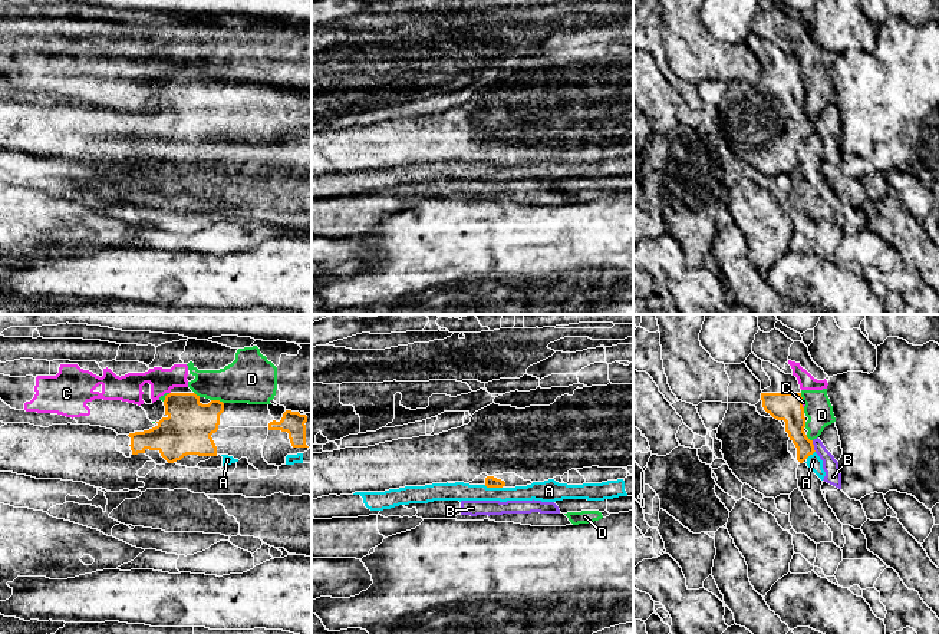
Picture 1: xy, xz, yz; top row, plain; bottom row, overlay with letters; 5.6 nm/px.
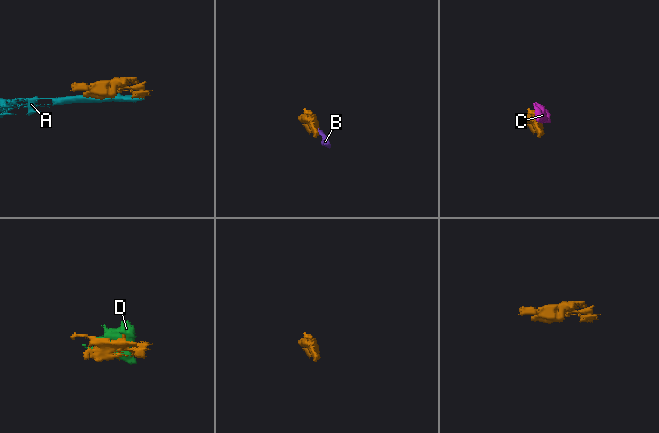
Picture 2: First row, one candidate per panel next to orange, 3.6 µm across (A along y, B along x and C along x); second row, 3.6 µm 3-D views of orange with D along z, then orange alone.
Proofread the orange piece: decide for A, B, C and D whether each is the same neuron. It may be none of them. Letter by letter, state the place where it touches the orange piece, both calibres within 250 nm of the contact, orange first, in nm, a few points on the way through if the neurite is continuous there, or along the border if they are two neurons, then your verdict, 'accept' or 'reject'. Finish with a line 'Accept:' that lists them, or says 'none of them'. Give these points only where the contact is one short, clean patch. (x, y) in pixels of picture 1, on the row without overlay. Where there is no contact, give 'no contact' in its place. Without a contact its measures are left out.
A: contact xz (493, 165); calibres 60 and 110 nm; reject
B: contact yz (813, 125); calibres 150 and 90 nm; border yz (811, 119), (816, 129); reject
C: contact yz (801, 83); calibres 160 and 20 nm; reject
D: contact xy (217, 79); calibres 280 and 280 nm; border xy (211, 78), (218, 78), (223, 82); reject
Accept: none of them

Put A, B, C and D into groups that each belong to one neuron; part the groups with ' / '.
A / B C D

